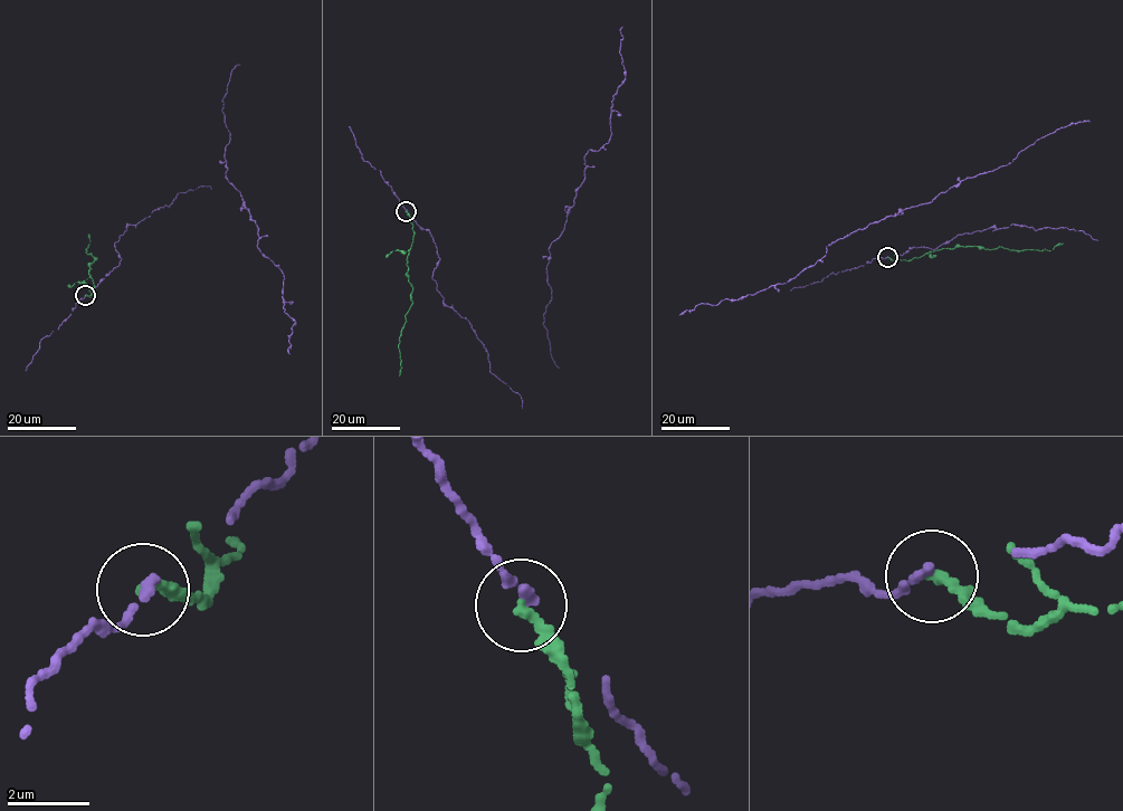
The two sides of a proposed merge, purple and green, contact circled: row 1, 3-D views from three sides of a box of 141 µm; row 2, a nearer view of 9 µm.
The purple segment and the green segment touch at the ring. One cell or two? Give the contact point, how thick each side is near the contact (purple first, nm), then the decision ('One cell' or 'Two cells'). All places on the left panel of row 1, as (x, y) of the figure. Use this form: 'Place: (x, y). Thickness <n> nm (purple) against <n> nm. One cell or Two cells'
Place: (85, 295). Thickness 280 nm (purple) against 280 nm. Two cells

